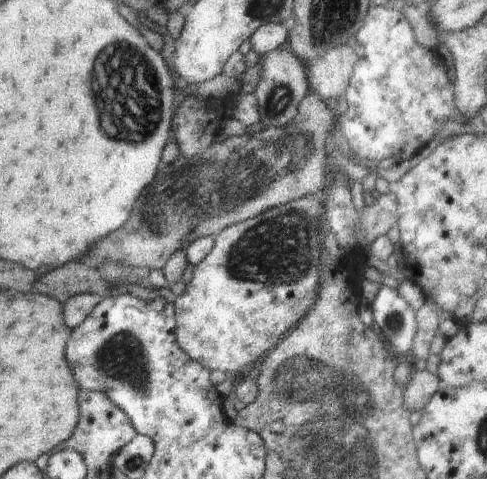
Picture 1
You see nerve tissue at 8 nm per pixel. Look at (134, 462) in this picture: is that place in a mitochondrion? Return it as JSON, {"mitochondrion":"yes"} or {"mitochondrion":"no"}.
{"mitochondrion":"yes"}

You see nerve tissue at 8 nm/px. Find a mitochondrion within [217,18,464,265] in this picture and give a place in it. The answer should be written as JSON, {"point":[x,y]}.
{"point":[279,99]}

